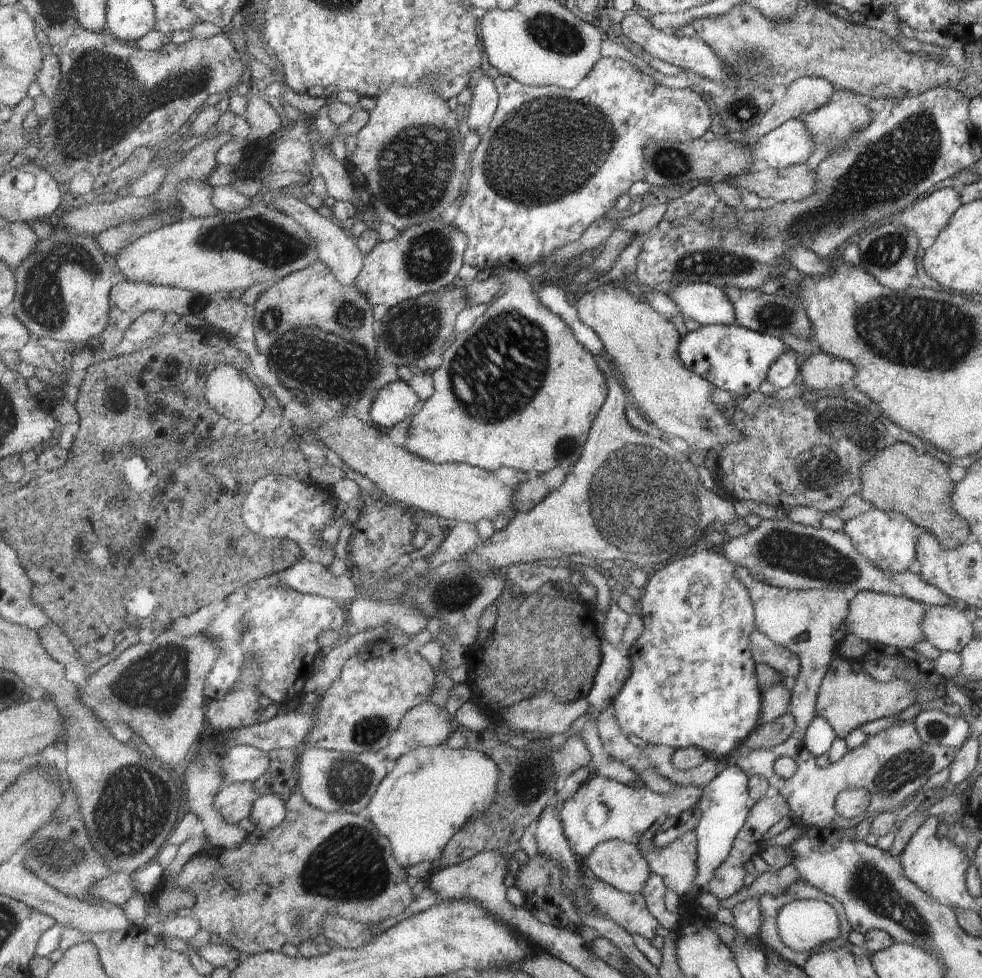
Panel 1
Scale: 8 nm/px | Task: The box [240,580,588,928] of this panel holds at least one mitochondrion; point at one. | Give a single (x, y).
(349, 865)

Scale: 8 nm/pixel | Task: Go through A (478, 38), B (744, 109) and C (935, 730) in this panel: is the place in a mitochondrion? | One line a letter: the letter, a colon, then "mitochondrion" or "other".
A: other
B: mitochondrion
C: mitochondrion

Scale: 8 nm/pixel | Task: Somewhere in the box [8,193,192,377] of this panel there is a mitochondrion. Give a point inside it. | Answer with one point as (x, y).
(42, 303)

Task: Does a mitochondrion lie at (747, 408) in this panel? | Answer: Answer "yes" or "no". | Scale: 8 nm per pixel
no

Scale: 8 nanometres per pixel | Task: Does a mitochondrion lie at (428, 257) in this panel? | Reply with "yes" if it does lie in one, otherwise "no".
yes

